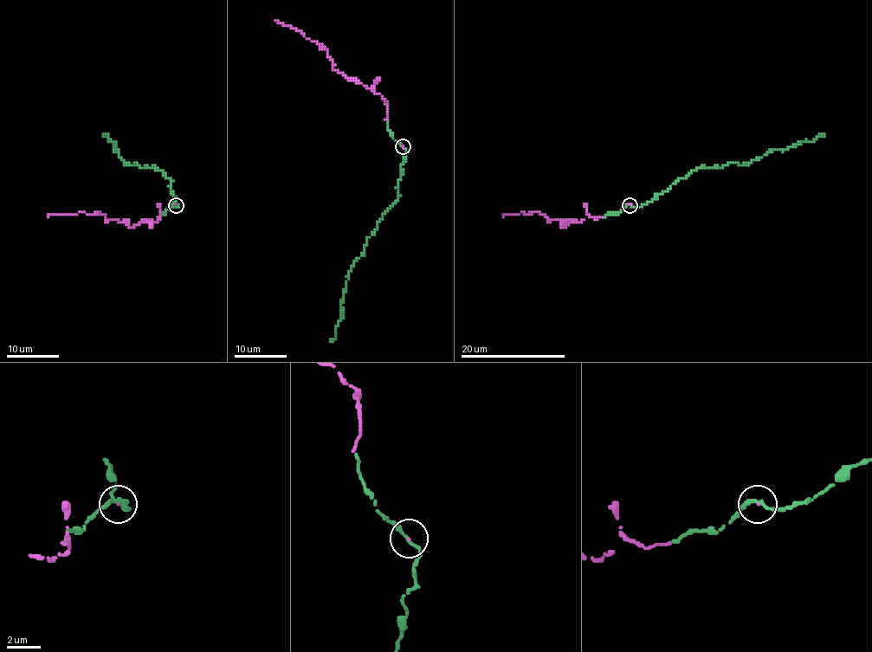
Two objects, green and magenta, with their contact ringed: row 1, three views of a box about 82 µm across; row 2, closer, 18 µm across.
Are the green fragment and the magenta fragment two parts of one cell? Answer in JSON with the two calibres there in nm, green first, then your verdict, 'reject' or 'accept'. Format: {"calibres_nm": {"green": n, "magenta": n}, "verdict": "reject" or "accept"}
{"calibres_nm": {"green": 220, "magenta": 70}, "verdict": "reject"}

